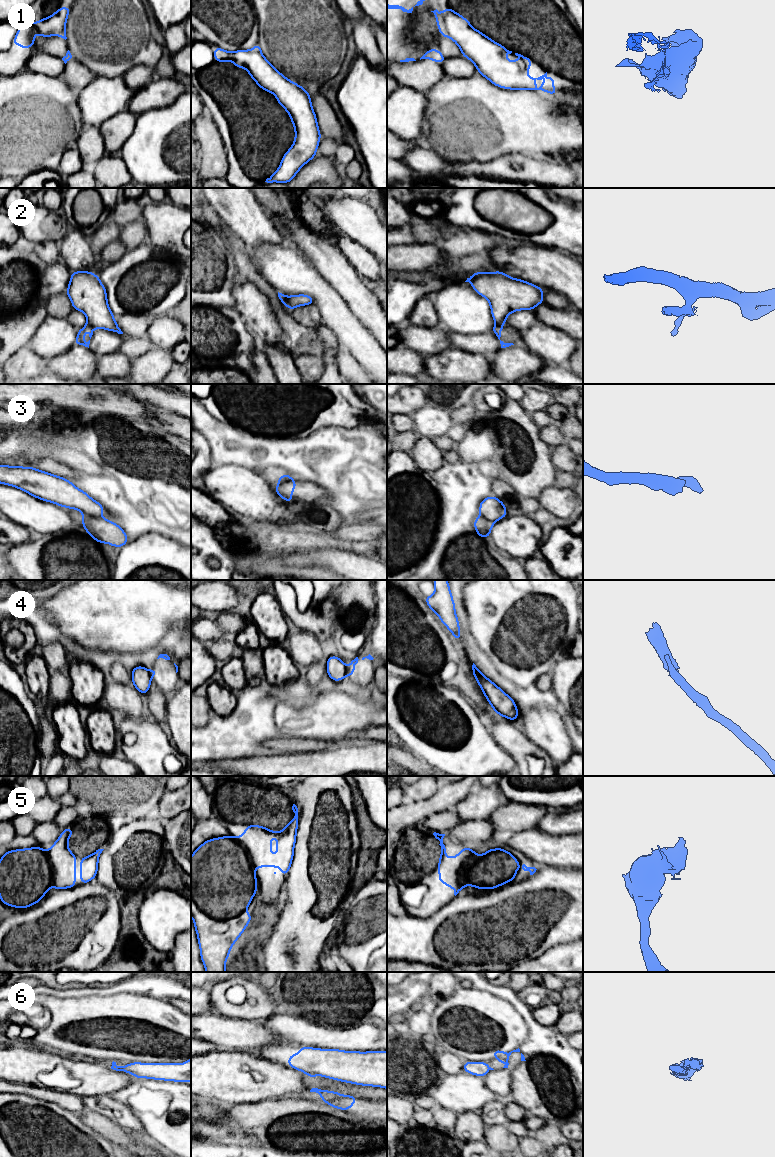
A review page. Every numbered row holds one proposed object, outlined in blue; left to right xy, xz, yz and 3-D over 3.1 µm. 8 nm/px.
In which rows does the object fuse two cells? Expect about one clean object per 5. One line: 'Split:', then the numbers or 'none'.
Split: 1, 2, 3, 4, 5, 6

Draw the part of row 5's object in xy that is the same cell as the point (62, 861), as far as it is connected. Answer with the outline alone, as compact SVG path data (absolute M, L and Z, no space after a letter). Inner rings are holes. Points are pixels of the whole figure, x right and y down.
M63 829L61 836L47 851L52 870L52 886L55 889L73 888L75 884L75 859L68 849L68 838L73 835L73 829Z

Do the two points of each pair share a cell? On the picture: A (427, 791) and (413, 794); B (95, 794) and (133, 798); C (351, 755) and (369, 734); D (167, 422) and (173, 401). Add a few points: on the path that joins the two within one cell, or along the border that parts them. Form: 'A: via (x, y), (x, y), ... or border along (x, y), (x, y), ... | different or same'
A: via (424, 791), (416, 792) | same
B: via (104, 794), (124, 794) | same
C: border along (356, 741), (361, 742) | different
D: border along (149, 405), (173, 411), (180, 415) | different

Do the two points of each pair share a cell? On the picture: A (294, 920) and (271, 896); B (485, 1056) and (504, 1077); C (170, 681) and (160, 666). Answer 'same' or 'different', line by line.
A: different
B: different
C: same

